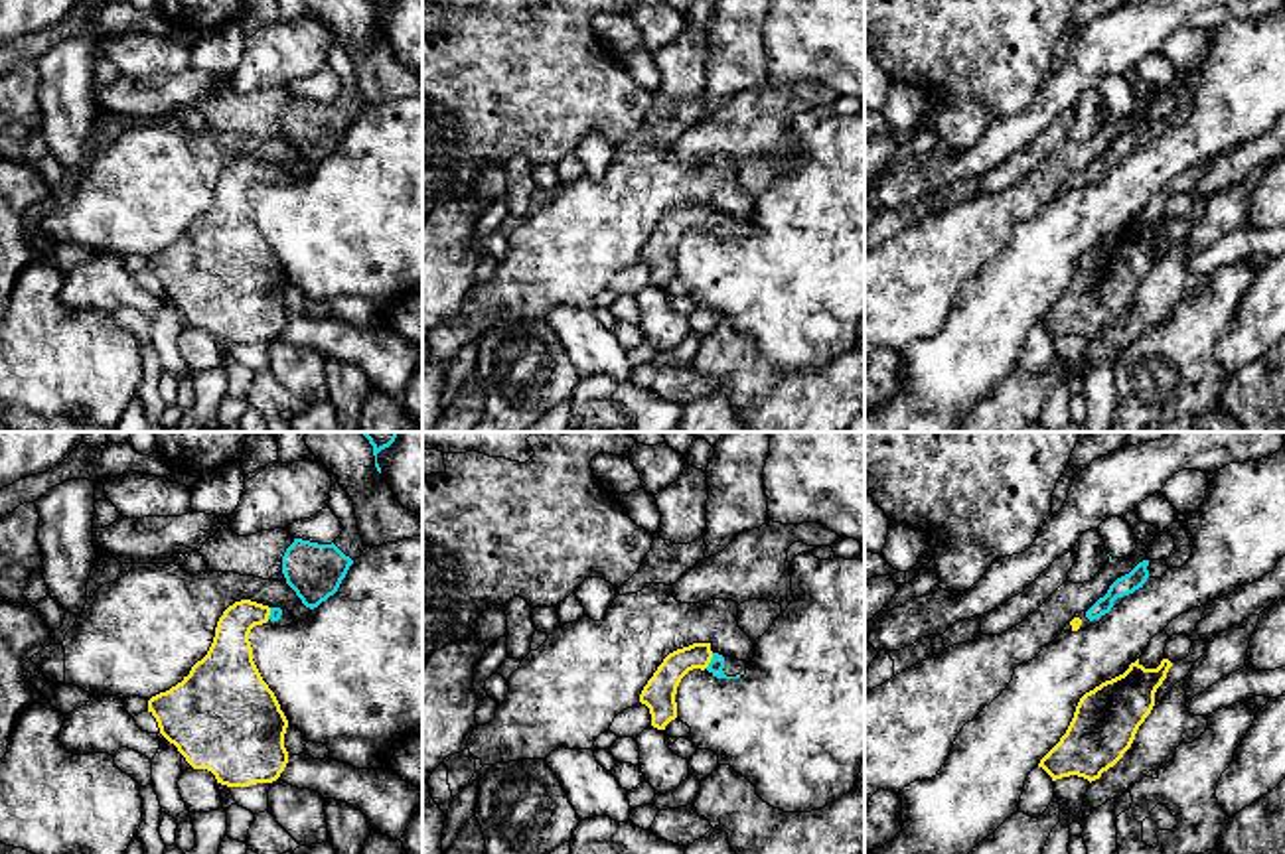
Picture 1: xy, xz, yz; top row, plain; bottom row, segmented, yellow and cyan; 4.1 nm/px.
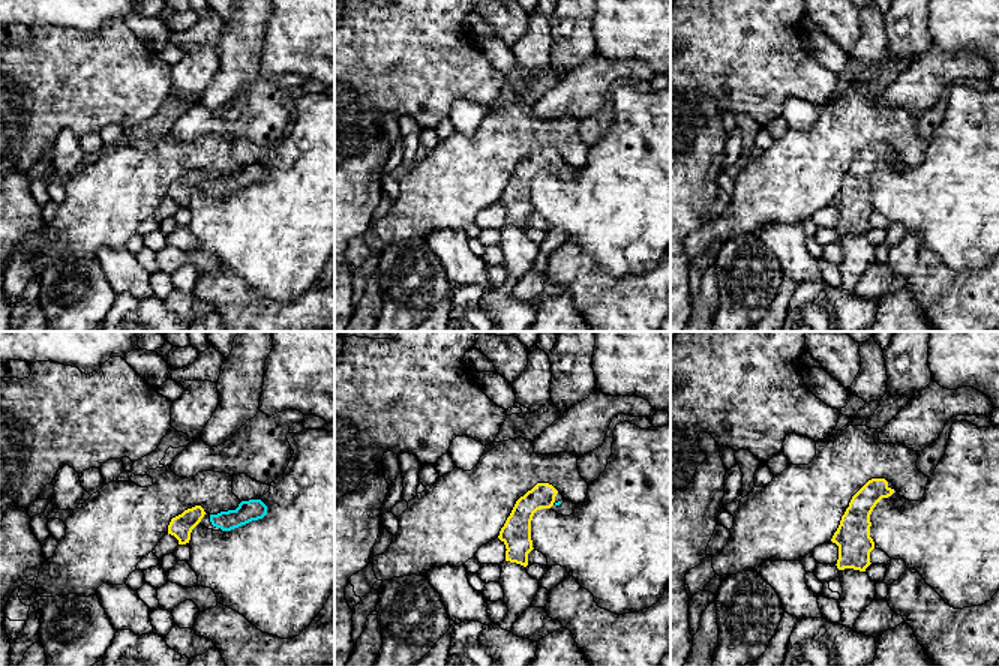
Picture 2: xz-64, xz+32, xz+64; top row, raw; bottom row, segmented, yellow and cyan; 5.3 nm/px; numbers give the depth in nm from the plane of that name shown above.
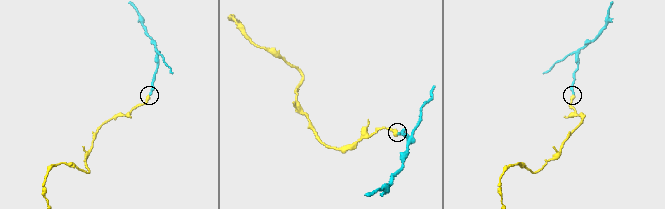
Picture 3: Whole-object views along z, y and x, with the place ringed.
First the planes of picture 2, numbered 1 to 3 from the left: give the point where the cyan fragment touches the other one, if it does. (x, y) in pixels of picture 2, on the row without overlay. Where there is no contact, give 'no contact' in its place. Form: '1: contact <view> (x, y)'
1: no contact
2: no contact
3: no contact

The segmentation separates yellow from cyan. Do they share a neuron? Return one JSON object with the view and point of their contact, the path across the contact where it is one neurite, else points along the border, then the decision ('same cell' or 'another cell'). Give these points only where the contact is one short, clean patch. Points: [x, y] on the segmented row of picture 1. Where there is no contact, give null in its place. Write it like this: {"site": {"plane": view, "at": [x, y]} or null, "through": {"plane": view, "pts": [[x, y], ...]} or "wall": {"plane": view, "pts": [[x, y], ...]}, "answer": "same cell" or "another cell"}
{"site": {"plane": "xz", "at": [709, 661]}, "through": {"plane": "xz", "pts": [[658, 695], [685, 661], [709, 661], [717, 663]]}, "answer": "same cell"}

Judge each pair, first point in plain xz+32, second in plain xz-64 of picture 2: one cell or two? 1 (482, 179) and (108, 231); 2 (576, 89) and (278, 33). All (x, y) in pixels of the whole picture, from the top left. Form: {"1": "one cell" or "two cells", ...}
{"1": "one cell", "2": "two cells"}

